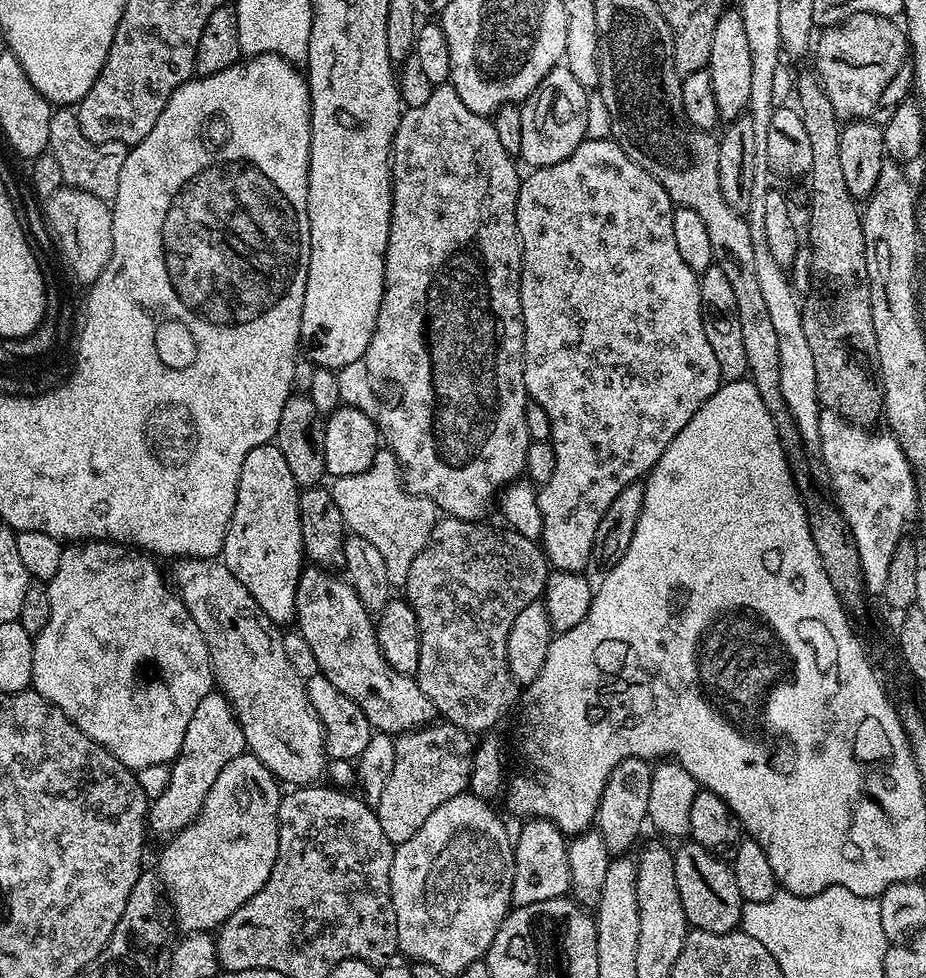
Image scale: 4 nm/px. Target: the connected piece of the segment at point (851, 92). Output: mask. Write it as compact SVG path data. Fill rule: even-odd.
M854 12L847 19L845 24L836 24L821 36L819 33L814 44L814 71L837 116L841 121L851 122L873 115L878 98L909 59L910 53L905 29L895 19L869 12Z

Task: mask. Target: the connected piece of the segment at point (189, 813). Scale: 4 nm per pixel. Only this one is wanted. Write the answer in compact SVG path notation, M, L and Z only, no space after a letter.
M213 690L198 702L194 714L190 718L190 726L186 726L186 738L182 738L182 750L171 765L170 782L165 793L151 801L148 809L147 827L156 832L175 834L192 823L202 810L202 802L206 794L210 794L210 786L222 774L222 766L230 762L230 758L245 755L246 745L242 726L234 714L232 704L224 697L224 693Z

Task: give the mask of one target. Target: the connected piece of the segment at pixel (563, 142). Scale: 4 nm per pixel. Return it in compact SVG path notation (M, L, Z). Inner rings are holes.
M557 66L542 78L542 82L534 89L527 100L523 101L522 114L522 150L521 161L528 163L529 169L554 166L554 162L562 162L562 158L570 158L574 150L587 137L586 106L589 89L577 82L574 74L570 74L567 66Z

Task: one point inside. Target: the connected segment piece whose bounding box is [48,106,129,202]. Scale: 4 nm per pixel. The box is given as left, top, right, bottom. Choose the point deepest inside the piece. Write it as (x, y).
(94, 168)

